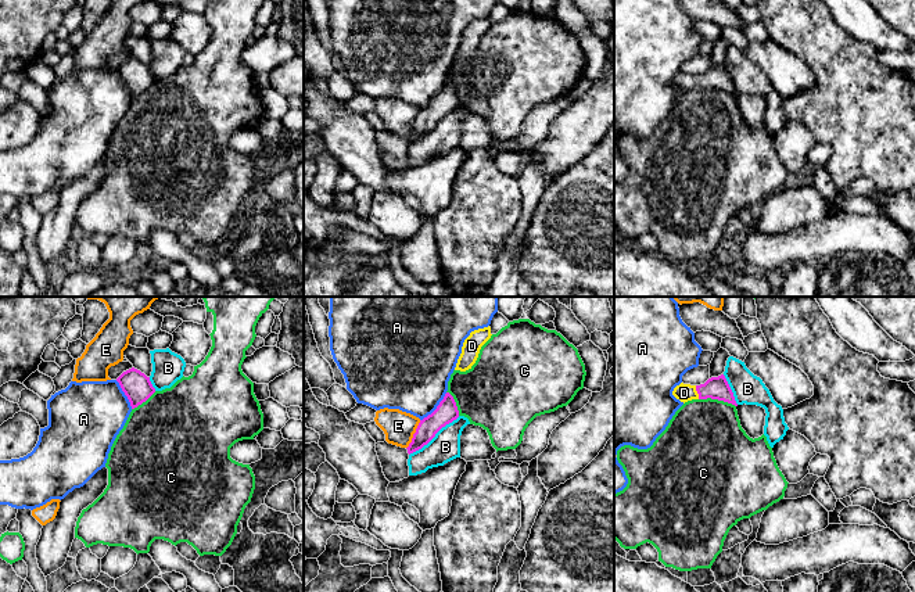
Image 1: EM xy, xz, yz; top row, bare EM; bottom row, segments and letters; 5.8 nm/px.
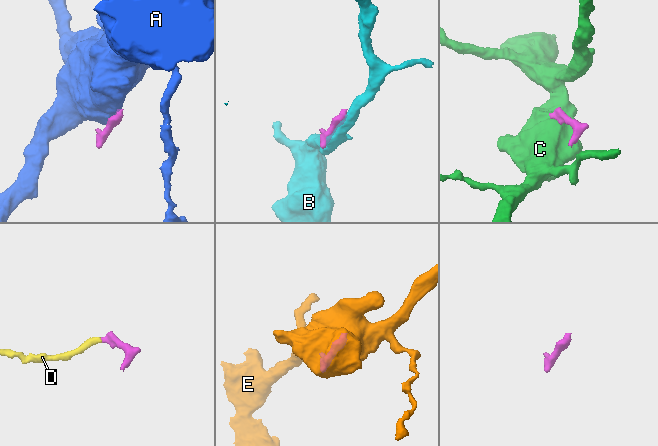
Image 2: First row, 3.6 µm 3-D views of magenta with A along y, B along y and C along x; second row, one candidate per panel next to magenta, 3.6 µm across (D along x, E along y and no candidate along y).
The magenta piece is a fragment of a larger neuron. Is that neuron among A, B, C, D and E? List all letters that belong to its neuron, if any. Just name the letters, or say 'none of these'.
D

